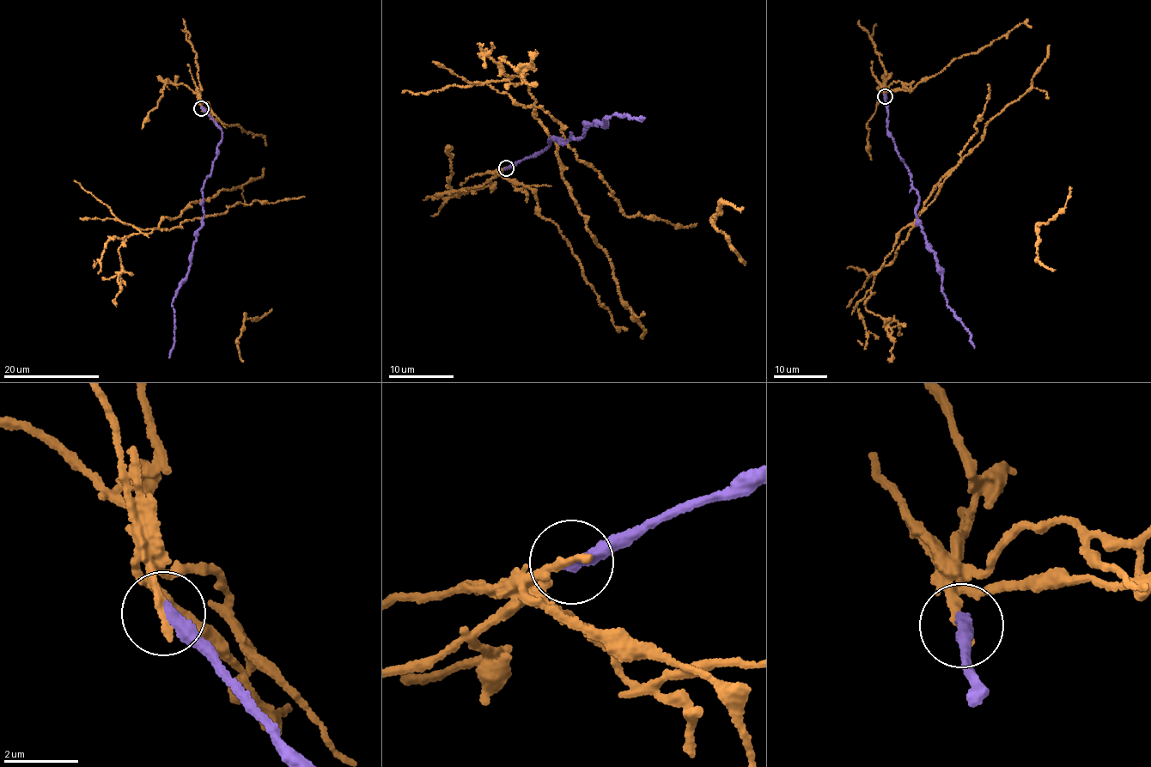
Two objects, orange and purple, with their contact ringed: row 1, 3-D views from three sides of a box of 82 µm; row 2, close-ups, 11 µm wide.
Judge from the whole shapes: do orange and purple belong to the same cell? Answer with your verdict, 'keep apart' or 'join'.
keep apart

